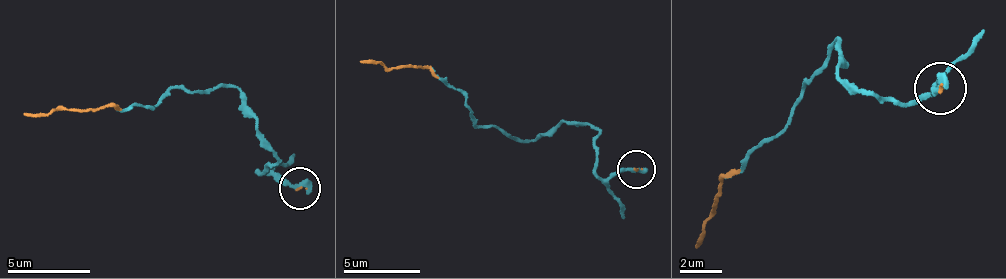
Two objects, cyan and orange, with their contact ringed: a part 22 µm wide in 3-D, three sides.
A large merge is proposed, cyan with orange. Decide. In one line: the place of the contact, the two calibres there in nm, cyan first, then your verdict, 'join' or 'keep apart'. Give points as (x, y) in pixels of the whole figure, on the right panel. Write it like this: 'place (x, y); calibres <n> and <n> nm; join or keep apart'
place (940, 88); calibres 400 and 70 nm; join

